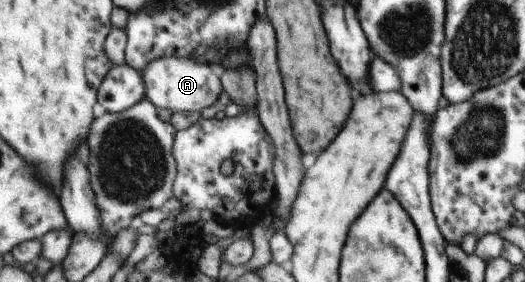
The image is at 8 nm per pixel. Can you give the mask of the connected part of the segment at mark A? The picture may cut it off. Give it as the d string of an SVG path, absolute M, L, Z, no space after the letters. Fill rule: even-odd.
M184 57L156 59L149 67L141 70L147 84L147 98L159 108L168 108L173 113L200 113L204 108L216 104L224 94L222 78L207 63Z

